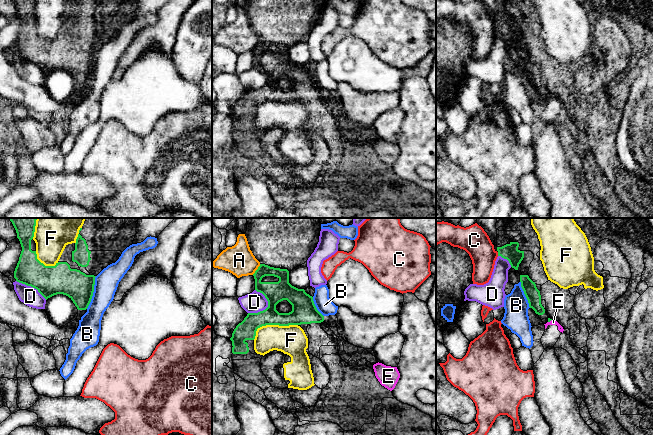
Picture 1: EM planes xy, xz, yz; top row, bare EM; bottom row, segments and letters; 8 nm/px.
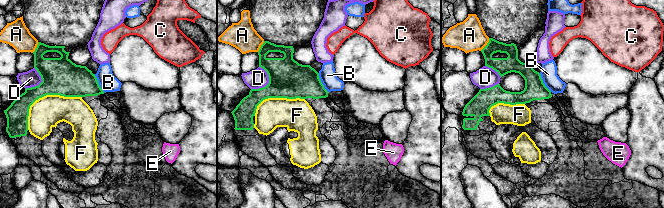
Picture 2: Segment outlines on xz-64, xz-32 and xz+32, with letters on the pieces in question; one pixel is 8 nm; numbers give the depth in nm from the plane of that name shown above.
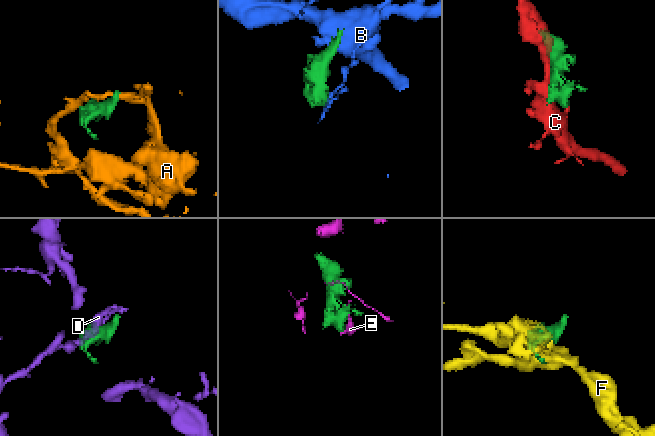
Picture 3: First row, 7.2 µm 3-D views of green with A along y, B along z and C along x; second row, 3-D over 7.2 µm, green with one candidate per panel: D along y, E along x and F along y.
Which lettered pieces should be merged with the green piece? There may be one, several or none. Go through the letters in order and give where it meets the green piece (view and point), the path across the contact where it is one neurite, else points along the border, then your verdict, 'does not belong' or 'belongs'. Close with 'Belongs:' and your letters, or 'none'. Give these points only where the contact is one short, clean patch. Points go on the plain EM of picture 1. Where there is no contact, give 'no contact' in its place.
A: contact xz (257, 45); border xz (260, 40), (252, 50); does not belong
B: contact xy (93, 67); border xy (96, 52), (93, 71), (86, 84); does not belong
C: contact yz (498, 30); does not belong
D: contact xz (268, 82); does not belong
E: contact yz (549, 97); border yz (551, 95), (548, 98); does not belong
F: contact xz (272, 100); does not belong
Belongs: none

